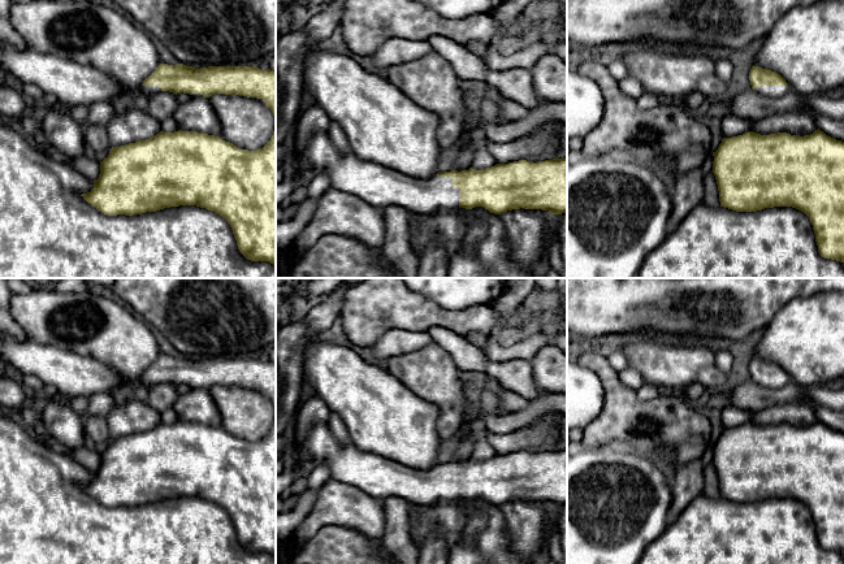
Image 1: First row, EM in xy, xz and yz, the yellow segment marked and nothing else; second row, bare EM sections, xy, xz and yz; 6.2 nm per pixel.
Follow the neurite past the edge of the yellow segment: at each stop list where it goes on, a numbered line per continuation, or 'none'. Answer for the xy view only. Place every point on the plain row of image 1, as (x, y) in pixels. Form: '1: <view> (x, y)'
1: xy (72, 374)

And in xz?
1: xz (380, 477)

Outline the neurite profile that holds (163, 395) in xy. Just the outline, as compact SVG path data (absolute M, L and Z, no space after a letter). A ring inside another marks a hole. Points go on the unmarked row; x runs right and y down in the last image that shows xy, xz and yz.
M160 382L150 387L147 404L157 412L172 408L178 398L177 386L169 382Z

